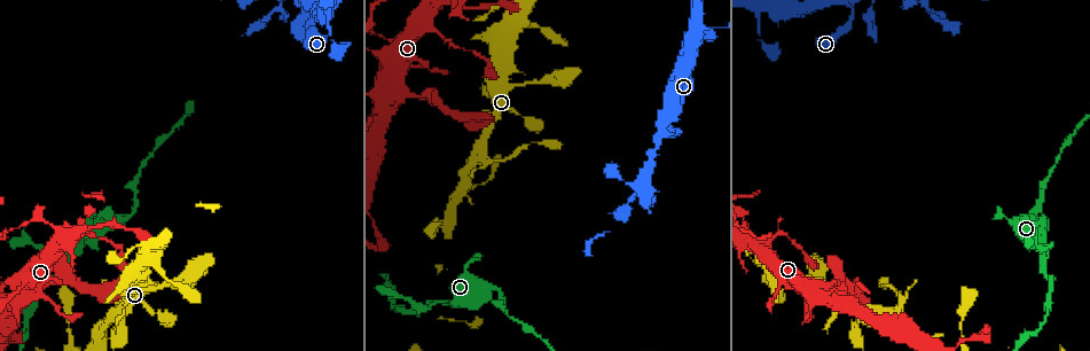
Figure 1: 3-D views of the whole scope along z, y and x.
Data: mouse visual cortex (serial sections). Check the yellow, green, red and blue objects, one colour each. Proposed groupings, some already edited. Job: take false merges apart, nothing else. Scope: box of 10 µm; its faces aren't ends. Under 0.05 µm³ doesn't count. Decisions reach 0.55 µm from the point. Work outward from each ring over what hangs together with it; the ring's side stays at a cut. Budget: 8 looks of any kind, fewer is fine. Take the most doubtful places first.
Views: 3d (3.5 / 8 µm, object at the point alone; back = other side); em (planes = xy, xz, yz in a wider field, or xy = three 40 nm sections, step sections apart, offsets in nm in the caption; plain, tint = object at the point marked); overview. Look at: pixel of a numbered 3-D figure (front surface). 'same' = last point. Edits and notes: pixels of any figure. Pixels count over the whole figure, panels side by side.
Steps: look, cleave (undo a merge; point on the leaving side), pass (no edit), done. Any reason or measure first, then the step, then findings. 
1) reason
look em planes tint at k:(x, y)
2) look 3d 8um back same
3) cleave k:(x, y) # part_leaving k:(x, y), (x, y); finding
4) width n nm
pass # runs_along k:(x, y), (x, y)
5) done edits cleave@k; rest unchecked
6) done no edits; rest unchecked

branch point
look 3d 3.5um at 1:(442, 301)

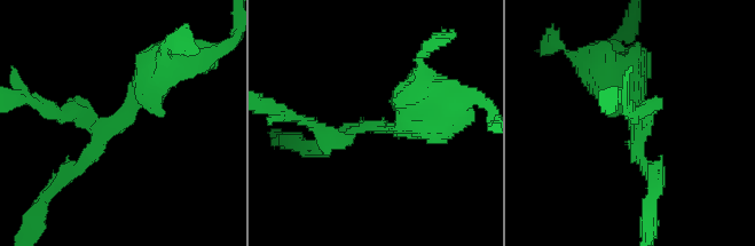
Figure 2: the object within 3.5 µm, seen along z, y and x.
arms 3; arm_widths 150, 200, 500 nm
look em planes tint at 2:(373, 125)

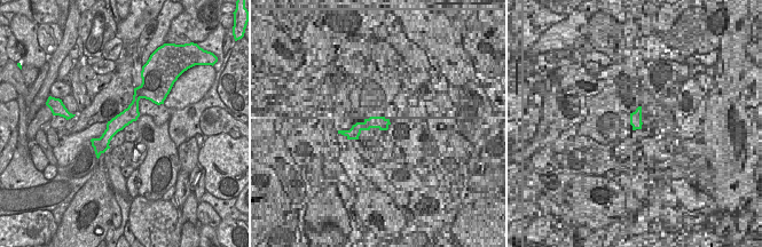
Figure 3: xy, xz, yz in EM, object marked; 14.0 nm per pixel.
width 220 nm
pass # runs_along 3:(143, 93), (100, 150); one cell here

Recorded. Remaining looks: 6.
small branch off a trunk
look 3d 3.5um at 1:(424, 20)

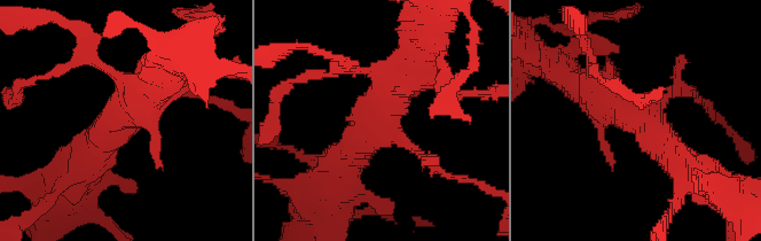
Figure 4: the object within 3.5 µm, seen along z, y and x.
now the EM
look em xy step 1 tint at 4:(641, 120)

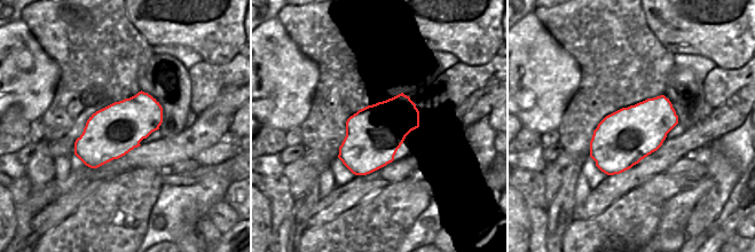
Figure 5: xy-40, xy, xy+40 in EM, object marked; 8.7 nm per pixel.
width 500 nm
pass # runs_along 4:(695, 168), (598, 91); all the same cell

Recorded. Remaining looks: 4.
three arms meet
look 3d 3.5um at 1:(310, 17)

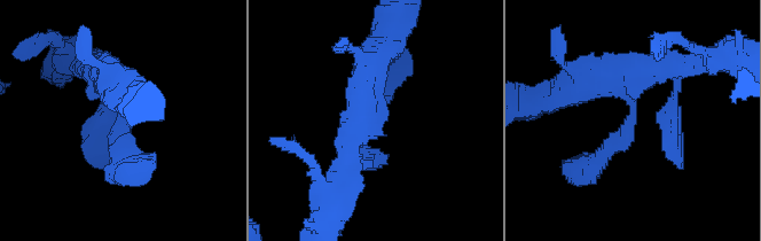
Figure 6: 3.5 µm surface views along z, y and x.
arms 3; arm_widths 300, 450, 450 nm
look em xy step 5 tint at 6:(376, 120)

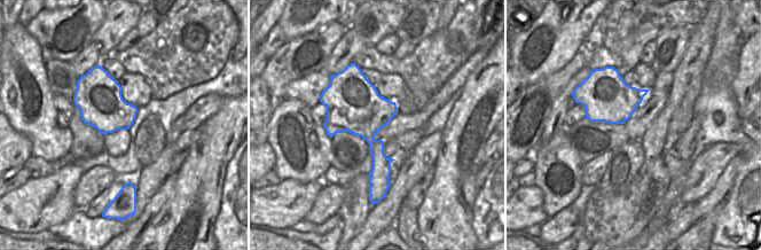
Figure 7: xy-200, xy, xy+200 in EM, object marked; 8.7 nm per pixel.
pass # all the same cell

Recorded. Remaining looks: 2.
done no edits; rest unchecked

